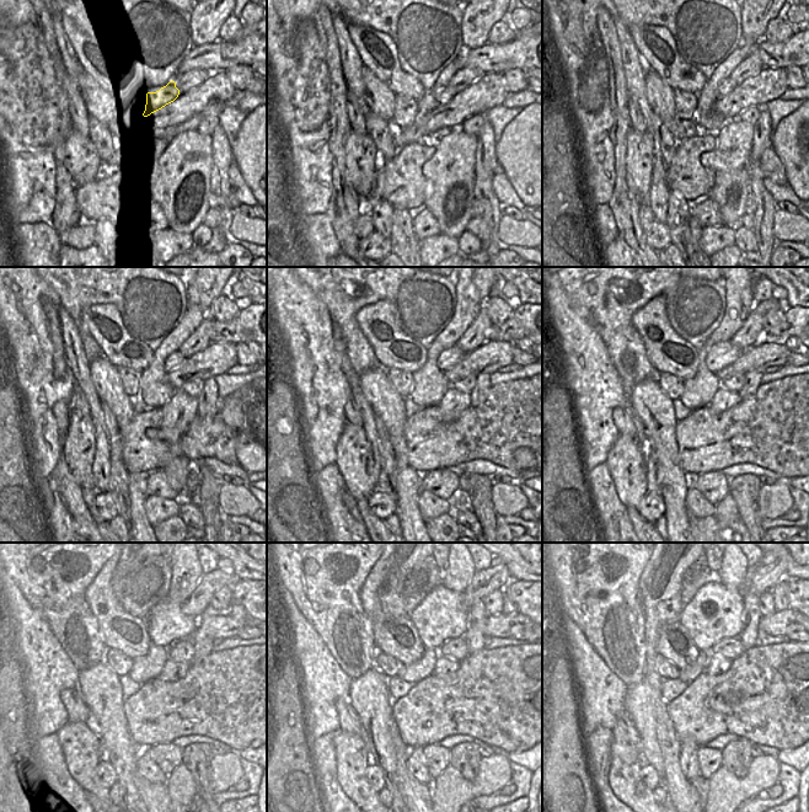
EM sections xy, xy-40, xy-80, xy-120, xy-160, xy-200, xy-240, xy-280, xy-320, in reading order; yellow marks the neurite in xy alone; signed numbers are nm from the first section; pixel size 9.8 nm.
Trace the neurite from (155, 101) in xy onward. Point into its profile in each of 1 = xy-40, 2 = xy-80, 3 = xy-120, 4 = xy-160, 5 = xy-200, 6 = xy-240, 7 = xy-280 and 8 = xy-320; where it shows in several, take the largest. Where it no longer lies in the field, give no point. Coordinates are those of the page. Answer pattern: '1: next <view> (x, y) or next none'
1: next xy-40 (441, 96)
2: next xy-80 (727, 85)
3: next xy-120 (176, 358)
4: next xy-160 (448, 358)
5: next xy-200 (719, 356)
6: next xy-240 (165, 623)
7: next xy-280 (441, 615)
8: next xy-320 (714, 613)

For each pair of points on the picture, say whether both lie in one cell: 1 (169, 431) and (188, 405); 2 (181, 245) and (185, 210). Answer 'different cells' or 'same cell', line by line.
1: same cell
2: different cells

